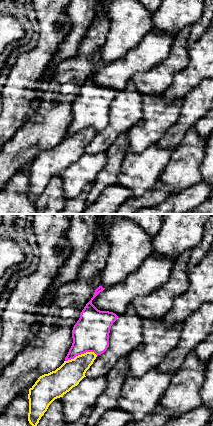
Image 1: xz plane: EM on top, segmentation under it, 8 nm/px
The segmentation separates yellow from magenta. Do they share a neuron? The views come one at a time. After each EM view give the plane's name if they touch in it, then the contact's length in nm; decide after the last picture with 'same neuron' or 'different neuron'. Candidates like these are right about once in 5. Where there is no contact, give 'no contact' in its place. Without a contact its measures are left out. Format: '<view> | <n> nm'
xz | 260 nm

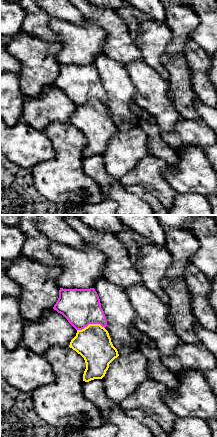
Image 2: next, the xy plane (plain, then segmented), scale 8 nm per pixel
xy | 220 nm

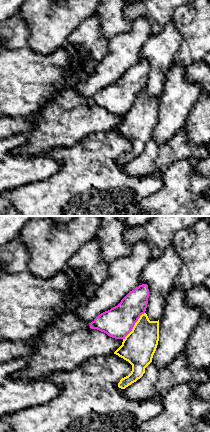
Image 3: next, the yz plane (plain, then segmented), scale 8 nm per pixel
yz | 280 nm

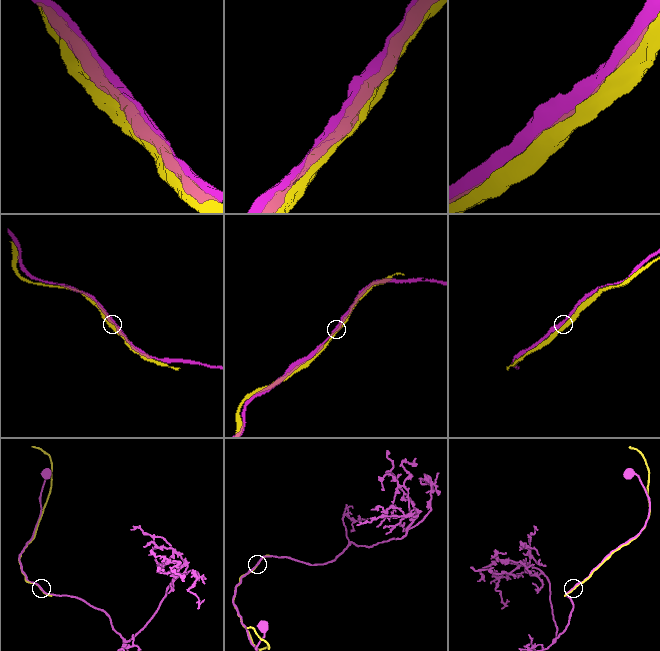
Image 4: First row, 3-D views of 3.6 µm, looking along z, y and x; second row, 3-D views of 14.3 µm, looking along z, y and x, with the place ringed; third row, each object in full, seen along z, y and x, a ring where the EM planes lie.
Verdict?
different neuron

